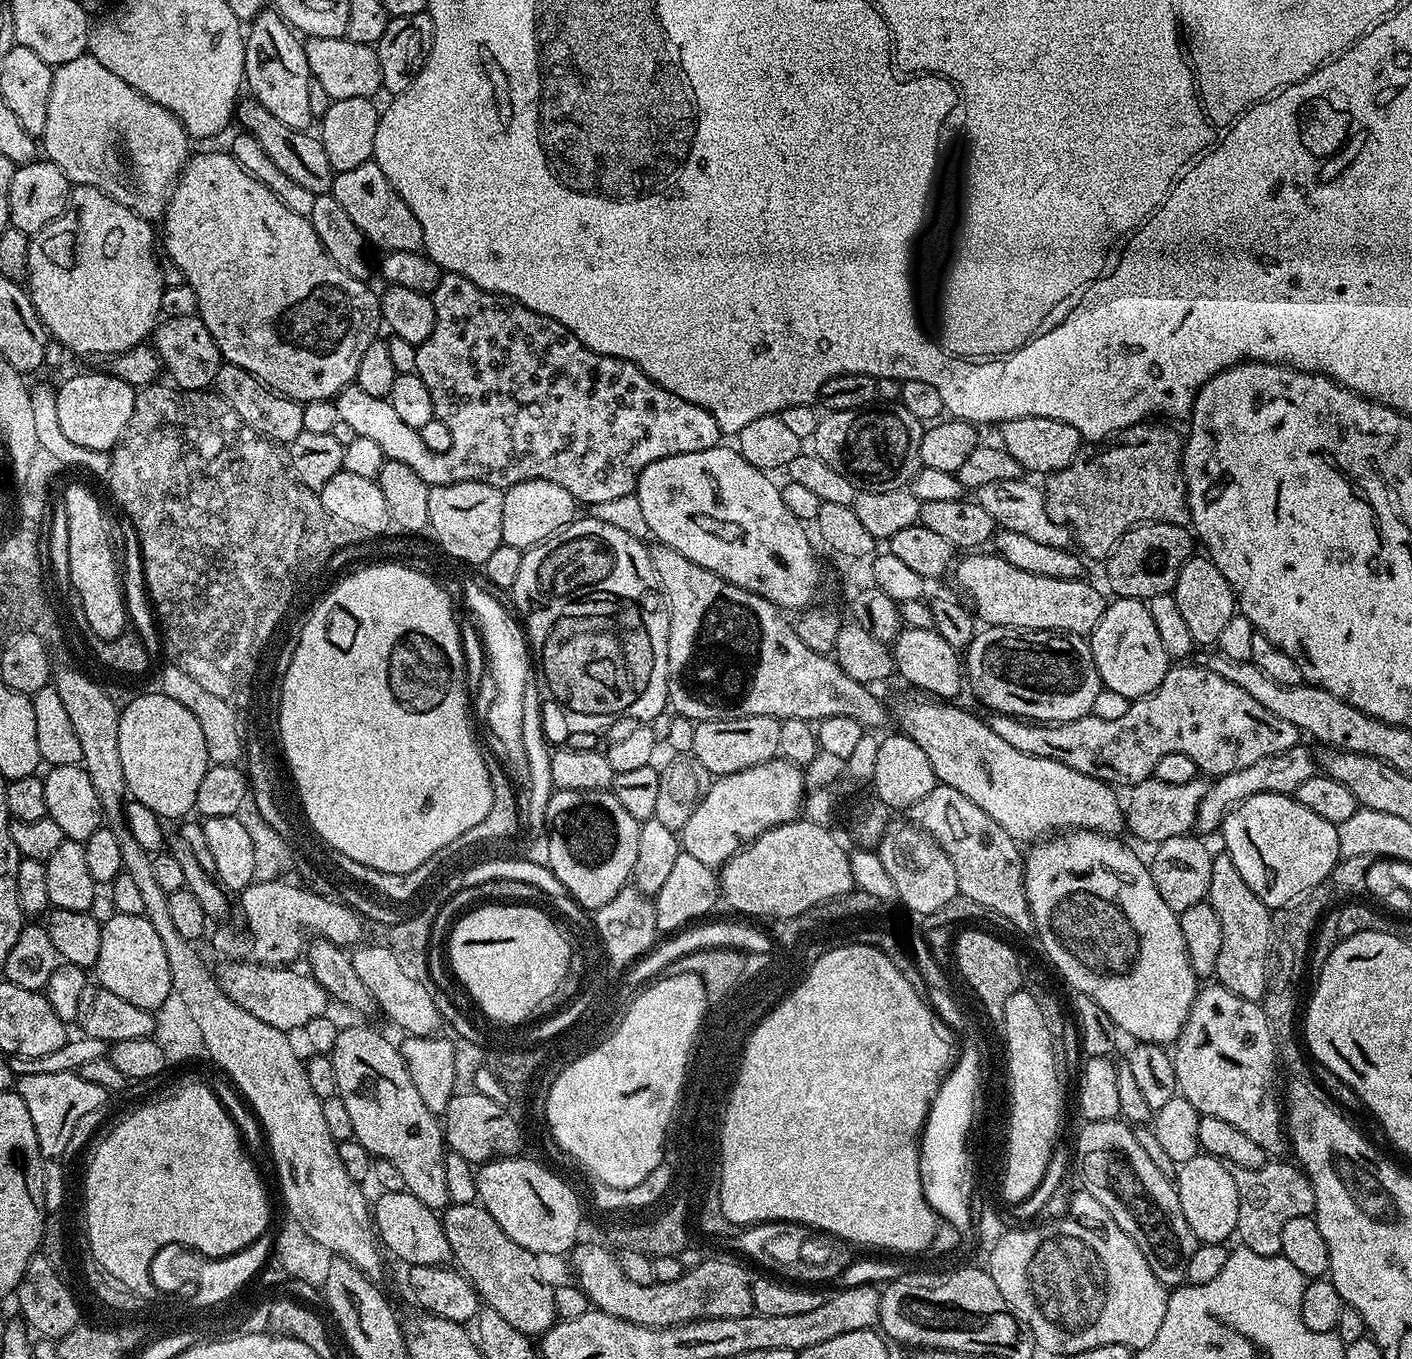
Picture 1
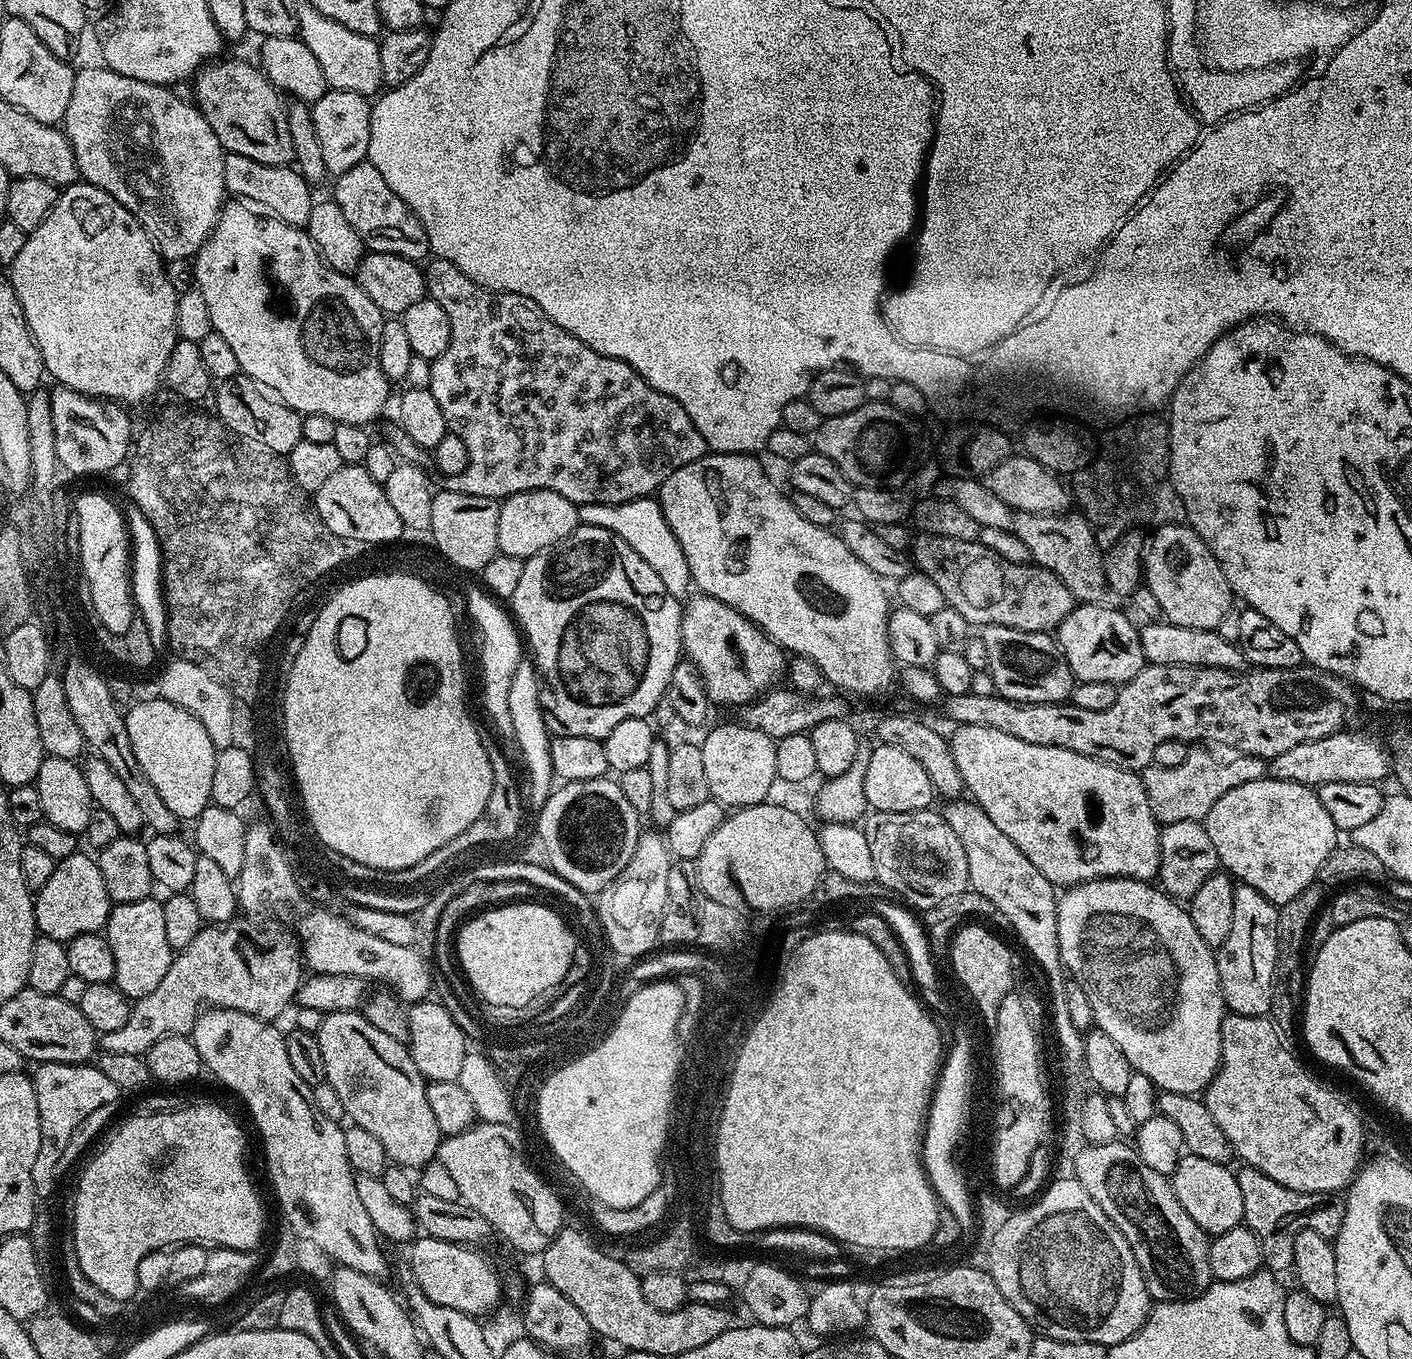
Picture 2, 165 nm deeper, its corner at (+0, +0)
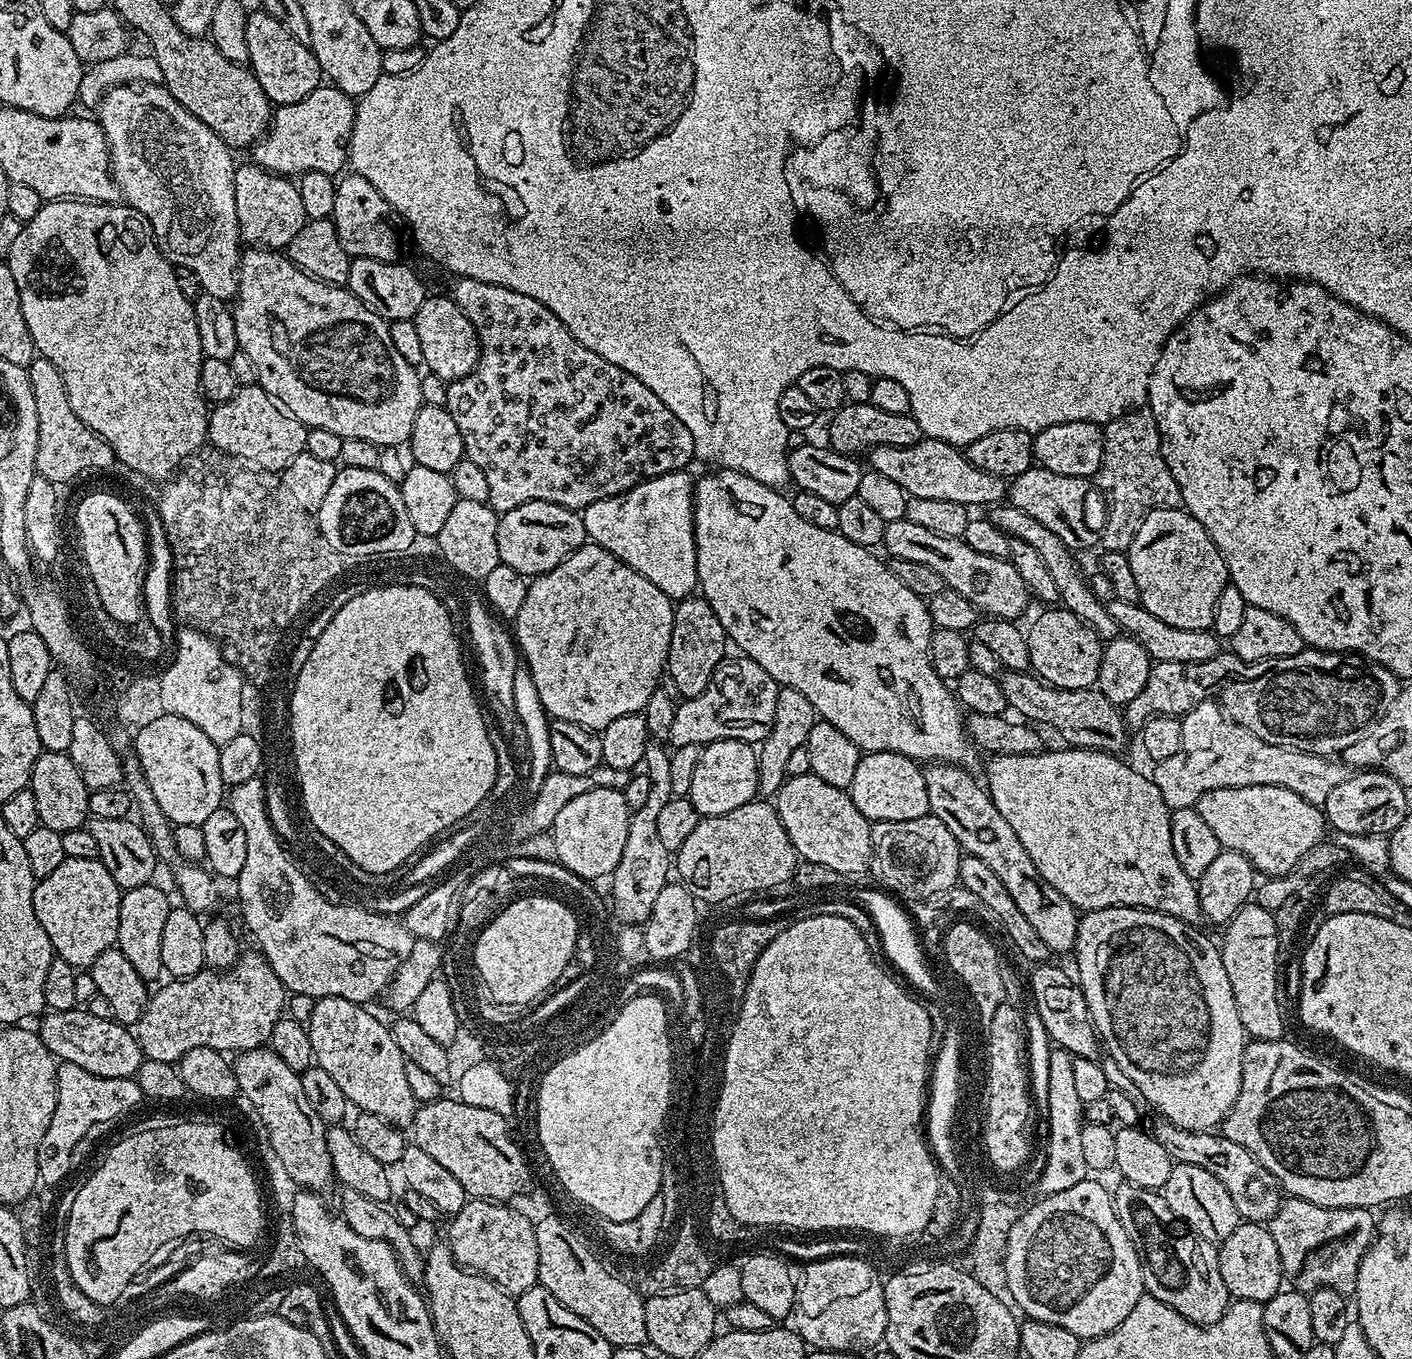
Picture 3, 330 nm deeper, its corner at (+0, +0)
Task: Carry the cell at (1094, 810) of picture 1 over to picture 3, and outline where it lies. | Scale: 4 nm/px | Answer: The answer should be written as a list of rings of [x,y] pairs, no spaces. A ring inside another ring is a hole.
[[[1060,746],[1057,752],[1046,751],[993,755],[989,759],[992,761],[988,764],[988,780],[986,779],[989,798],[994,802],[994,806],[998,806],[998,814],[1002,814],[1002,818],[1006,818],[1006,822],[1010,822],[1014,834],[1018,834],[1018,842],[1022,842],[1022,846],[1026,846],[1026,854],[1030,854],[1030,862],[1034,862],[1034,866],[1038,866],[1038,874],[1042,874],[1042,878],[1054,886],[1058,893],[1062,894],[1062,897],[1066,898],[1081,913],[1106,910],[1107,908],[1148,908],[1151,912],[1161,912],[1187,924],[1199,925],[1202,917],[1196,881],[1188,877],[1186,870],[1182,870],[1182,866],[1174,854],[1174,842],[1170,842],[1172,812],[1166,806],[1156,783],[1145,773],[1143,776],[1138,769],[1131,768],[1126,761],[1120,760],[1124,758],[1111,752],[1096,752],[1093,748],[1073,748],[1071,746]]]

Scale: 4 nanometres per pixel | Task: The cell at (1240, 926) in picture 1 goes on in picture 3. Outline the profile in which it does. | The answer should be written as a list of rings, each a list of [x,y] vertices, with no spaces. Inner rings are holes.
[[[1257,902],[1243,904],[1223,932],[1224,944],[1222,940],[1219,945],[1220,957],[1230,977],[1230,990],[1234,990],[1238,1018],[1242,1018],[1245,1033],[1254,1040],[1285,1039],[1280,984],[1276,981],[1282,953],[1278,946],[1278,926],[1274,912],[1264,909]]]

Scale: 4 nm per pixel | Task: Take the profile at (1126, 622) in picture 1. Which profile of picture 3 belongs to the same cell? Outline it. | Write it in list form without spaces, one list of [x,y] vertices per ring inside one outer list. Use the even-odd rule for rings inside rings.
[[[1048,606],[1026,628],[1030,668],[1045,684],[1056,688],[1091,688],[1098,678],[1104,644],[1099,634],[1082,618],[1063,606]]]

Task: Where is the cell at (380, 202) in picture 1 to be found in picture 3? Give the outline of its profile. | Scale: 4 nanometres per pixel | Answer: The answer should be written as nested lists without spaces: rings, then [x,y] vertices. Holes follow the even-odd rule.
[[[344,174],[339,177],[334,194],[334,210],[330,217],[338,230],[338,242],[348,256],[361,256],[375,260],[399,261],[400,239],[406,236],[402,217],[392,209],[390,202],[366,182],[366,178],[355,174]]]

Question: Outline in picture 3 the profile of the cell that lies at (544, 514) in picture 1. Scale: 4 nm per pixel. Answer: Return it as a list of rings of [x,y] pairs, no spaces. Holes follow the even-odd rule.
[[[526,502],[503,513],[498,522],[498,554],[500,563],[518,570],[525,578],[535,578],[554,570],[574,550],[588,540],[584,517],[577,509],[558,506],[554,502]]]

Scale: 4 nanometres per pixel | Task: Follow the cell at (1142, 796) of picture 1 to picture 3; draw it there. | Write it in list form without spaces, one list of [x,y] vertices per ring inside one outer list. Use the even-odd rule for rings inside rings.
[[[1215,700],[1194,705],[1180,725],[1182,746],[1178,746],[1178,754],[1155,761],[1156,769],[1150,772],[1169,810],[1193,807],[1210,790],[1242,786],[1282,786],[1294,790],[1306,802],[1323,806],[1326,797],[1350,775],[1348,765],[1339,759],[1262,742],[1258,734],[1250,734],[1250,730],[1231,720]]]

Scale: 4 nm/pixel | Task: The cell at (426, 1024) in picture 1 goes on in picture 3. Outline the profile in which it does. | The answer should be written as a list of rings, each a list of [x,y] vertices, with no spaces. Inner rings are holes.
[[[260,776],[250,782],[231,785],[226,796],[226,806],[238,818],[242,831],[246,833],[246,863],[242,874],[236,877],[234,887],[240,895],[240,912],[250,935],[256,939],[259,955],[278,974],[289,993],[310,994],[317,998],[337,996],[357,1002],[369,1002],[387,989],[393,974],[413,946],[412,935],[404,929],[403,923],[391,915],[368,912],[354,905],[332,905],[303,876],[296,861],[286,851],[285,845],[276,835],[268,817],[264,782]]]

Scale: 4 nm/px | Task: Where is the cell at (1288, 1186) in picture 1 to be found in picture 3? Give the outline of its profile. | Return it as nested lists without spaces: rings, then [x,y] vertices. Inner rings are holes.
[[[1288,1198],[1266,1227],[1278,1245],[1285,1281],[1295,1291],[1311,1294],[1319,1288],[1333,1288],[1351,1297],[1358,1282],[1358,1266],[1376,1238],[1378,1220],[1370,1208],[1323,1208]]]

